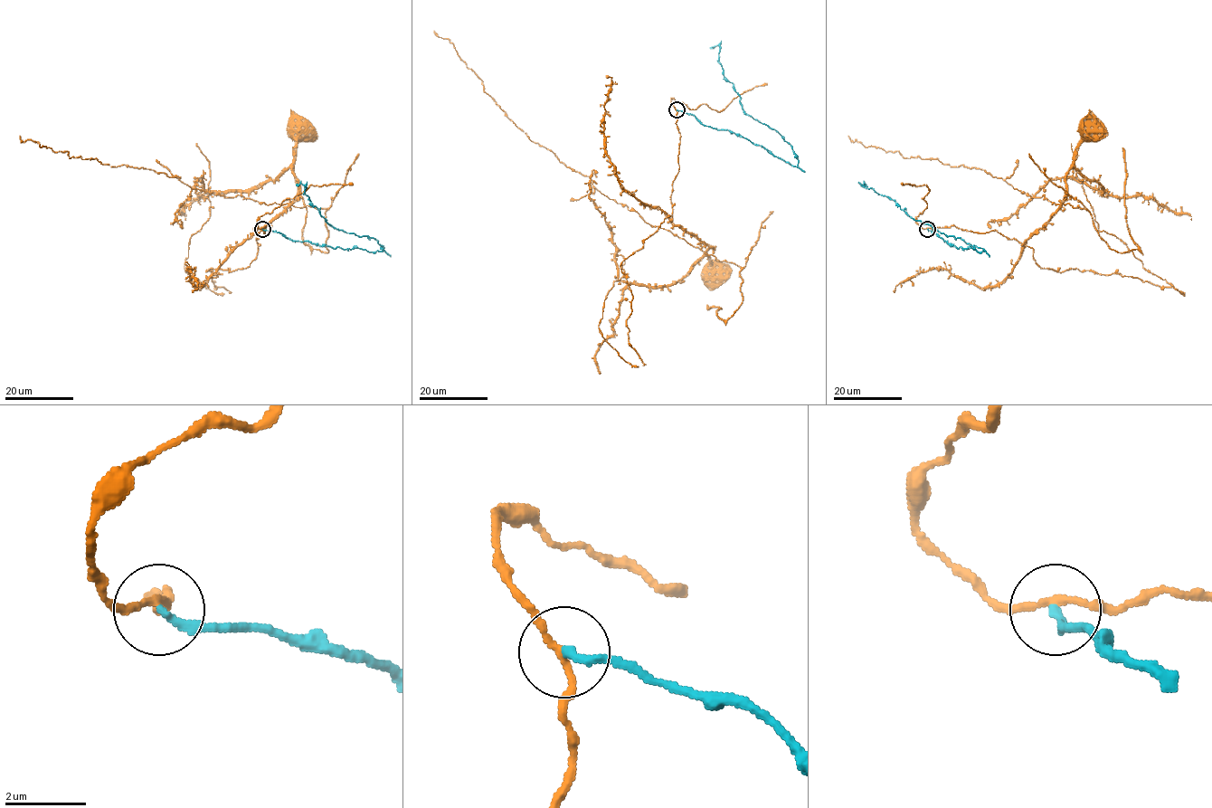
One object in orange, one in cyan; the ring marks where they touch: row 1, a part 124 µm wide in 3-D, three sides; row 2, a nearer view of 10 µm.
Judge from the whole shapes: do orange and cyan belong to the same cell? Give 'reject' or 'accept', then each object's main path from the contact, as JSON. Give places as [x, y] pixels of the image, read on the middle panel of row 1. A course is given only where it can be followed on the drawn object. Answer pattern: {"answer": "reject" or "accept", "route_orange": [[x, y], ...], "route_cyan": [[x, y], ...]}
{"answer": "reject", "route_orange": [[677, 109], [672, 214], [621, 264], [644, 365], [598, 327], [617, 265], [651, 286], [719, 265]], "route_cyan": [[677, 109], [762, 146], [797, 166], [789, 144], [743, 109], [733, 84], [724, 76], [720, 47], [710, 48]]}

